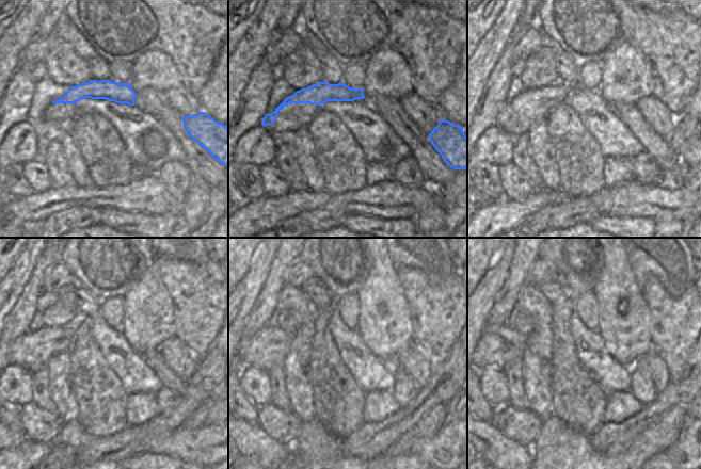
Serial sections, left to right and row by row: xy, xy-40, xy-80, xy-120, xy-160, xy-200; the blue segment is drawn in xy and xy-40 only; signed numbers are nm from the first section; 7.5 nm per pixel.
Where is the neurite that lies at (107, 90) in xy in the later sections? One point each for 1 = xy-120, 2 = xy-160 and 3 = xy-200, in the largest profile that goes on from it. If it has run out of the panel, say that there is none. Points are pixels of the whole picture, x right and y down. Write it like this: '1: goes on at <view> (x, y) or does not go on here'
1: goes on at xy-120 (24, 350)
2: goes on at xy-160 (261, 349)
3: goes on at xy-200 (496, 346)

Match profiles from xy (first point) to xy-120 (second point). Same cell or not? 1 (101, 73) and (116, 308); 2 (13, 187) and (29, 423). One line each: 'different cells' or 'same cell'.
1: different cells
2: different cells

